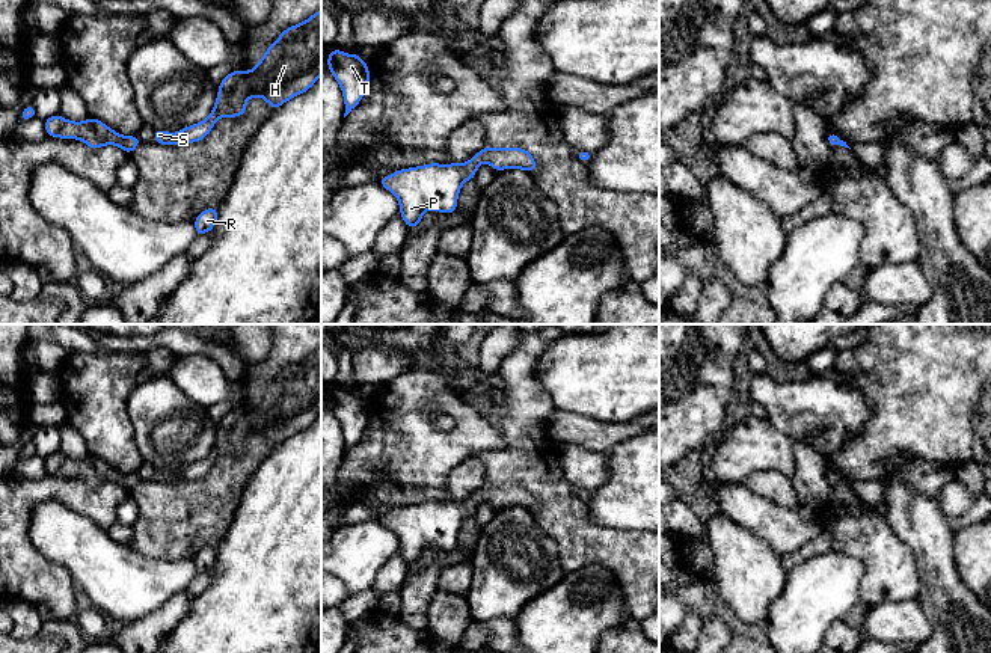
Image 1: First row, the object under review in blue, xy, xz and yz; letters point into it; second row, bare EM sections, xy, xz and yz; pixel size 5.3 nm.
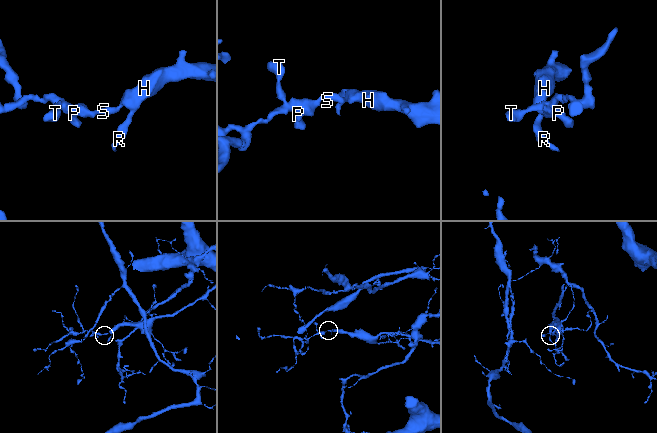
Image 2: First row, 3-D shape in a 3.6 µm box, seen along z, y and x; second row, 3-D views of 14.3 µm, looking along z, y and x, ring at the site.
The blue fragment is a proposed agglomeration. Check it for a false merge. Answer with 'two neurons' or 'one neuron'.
one neuron

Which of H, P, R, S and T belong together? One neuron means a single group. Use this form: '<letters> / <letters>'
H P R S T

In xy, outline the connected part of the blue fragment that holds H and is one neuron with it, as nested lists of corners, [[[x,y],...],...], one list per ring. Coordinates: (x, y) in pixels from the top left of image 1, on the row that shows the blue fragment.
[[[321,9],[306,21],[285,29],[249,72],[238,69],[219,84],[210,116],[176,134],[154,131],[160,145],[187,145],[207,137],[223,116],[243,116],[250,97],[264,98],[275,110],[293,97],[306,92],[321,75]]]

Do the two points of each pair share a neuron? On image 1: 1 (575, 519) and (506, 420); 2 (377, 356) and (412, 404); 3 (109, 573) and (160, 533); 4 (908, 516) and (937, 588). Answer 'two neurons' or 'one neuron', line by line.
1: one neuron
2: two neurons
3: two neurons
4: one neuron

